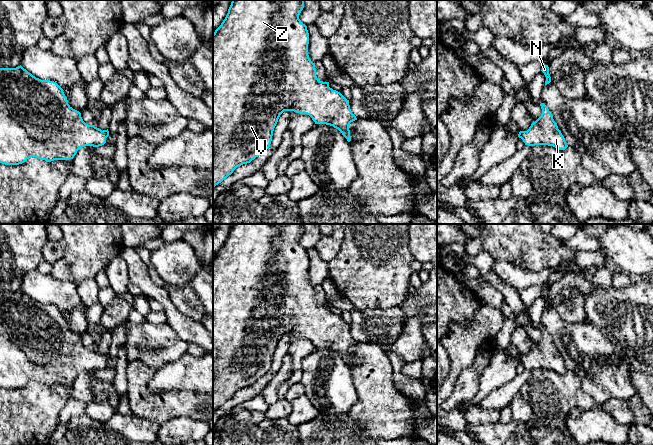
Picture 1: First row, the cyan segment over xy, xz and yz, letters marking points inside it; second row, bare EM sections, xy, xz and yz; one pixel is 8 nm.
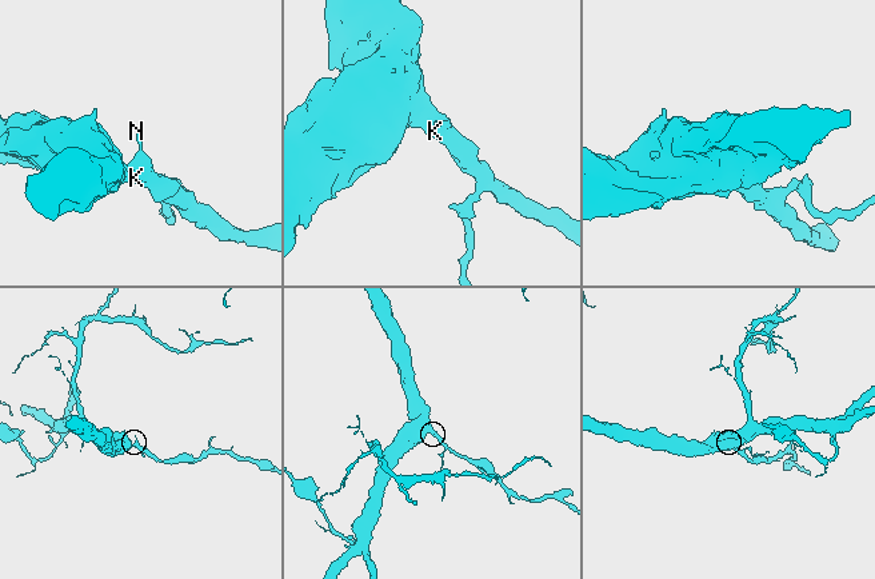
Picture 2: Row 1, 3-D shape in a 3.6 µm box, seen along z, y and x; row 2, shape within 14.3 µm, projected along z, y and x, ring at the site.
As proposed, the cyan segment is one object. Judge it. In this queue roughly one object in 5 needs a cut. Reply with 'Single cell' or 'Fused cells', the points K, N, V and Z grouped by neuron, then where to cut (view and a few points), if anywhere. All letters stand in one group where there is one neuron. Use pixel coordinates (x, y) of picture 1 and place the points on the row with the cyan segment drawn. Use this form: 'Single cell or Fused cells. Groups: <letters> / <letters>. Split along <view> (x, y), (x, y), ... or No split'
Single cell. Groups: K N V Z. No split

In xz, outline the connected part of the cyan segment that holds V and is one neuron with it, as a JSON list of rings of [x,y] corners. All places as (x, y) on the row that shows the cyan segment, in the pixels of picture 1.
[[[232,0],[228,13],[221,25],[213,33],[213,188],[225,180],[233,171],[250,163],[265,152],[271,144],[274,128],[284,111],[294,111],[309,115],[315,124],[326,124],[338,129],[351,141],[349,125],[357,120],[347,100],[340,92],[329,87],[329,82],[320,81],[316,76],[315,63],[308,55],[309,33],[299,15],[304,8],[304,0]]]

